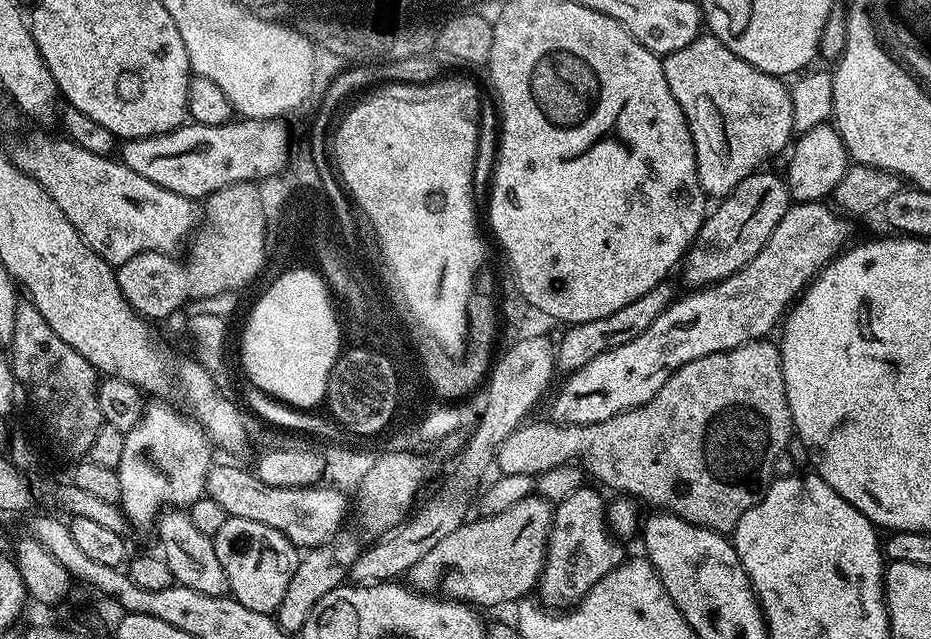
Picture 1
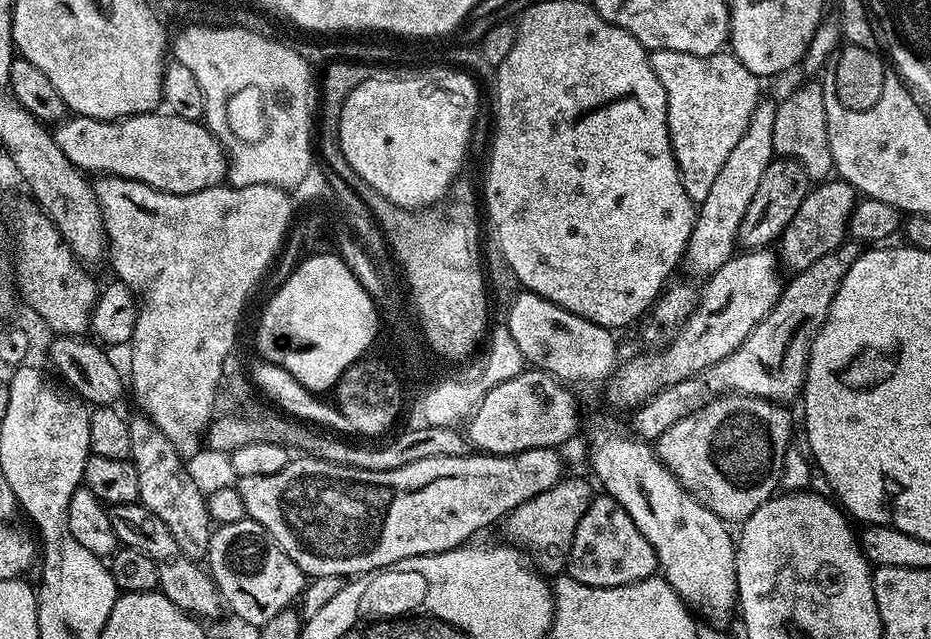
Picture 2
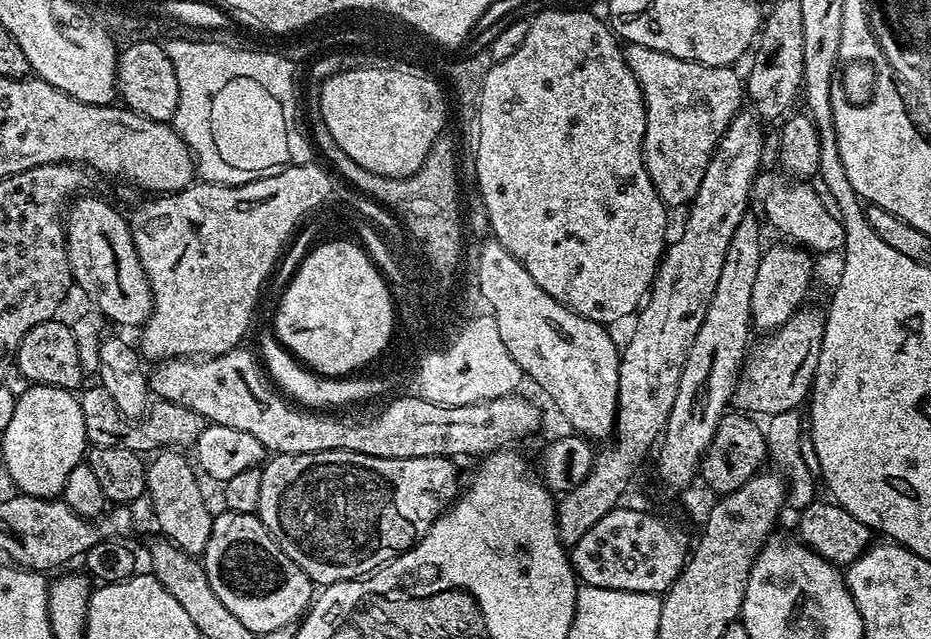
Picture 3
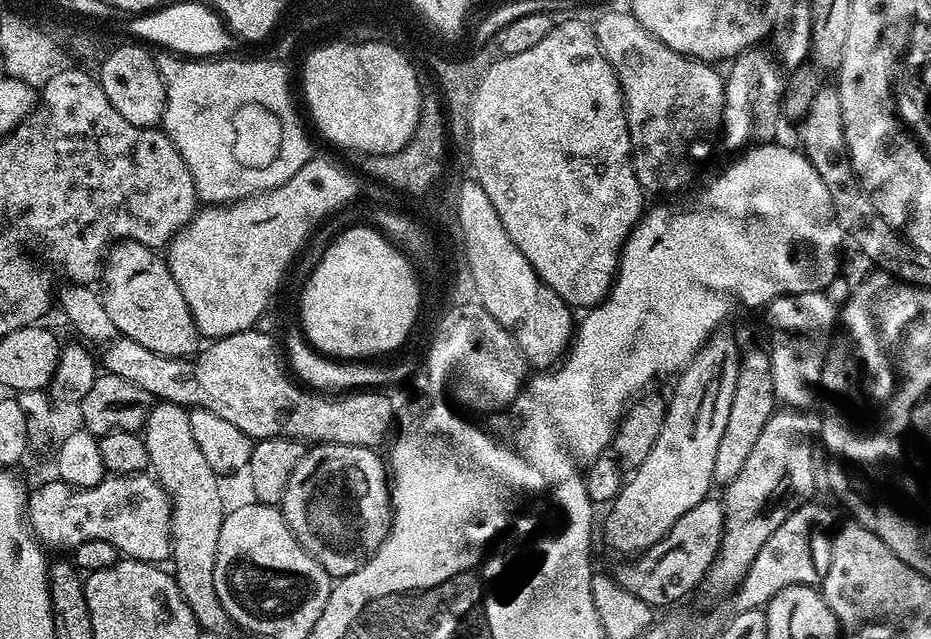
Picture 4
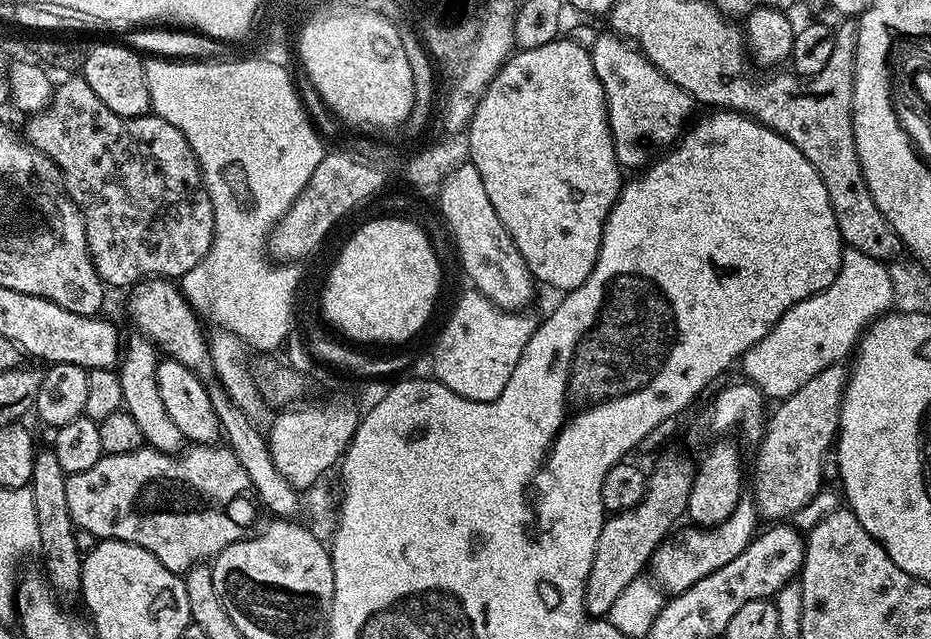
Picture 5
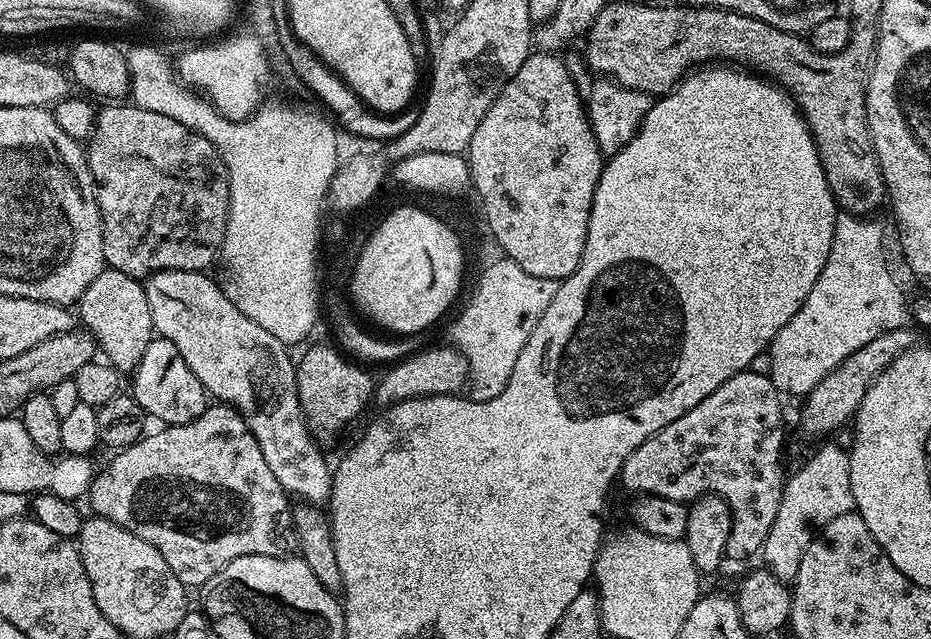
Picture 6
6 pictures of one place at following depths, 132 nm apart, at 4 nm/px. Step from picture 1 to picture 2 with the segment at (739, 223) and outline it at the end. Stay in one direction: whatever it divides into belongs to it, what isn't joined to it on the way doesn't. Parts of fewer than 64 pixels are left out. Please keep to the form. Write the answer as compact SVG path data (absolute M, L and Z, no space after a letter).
M773 158L770 166L766 166L766 174L762 174L762 182L758 182L758 190L742 217L742 224L738 226L736 234L737 245L744 250L768 248L772 243L779 241L787 224L794 218L803 199L810 189L810 172L798 161Z

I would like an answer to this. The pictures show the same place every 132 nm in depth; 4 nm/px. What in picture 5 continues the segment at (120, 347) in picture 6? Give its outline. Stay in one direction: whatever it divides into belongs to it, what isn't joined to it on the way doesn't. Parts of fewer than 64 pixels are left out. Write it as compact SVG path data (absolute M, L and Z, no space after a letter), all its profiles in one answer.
M132 334L129 340L127 337L118 365L124 399L122 408L130 414L130 418L134 418L134 422L138 422L147 447L156 448L159 452L176 454L185 447L186 441L182 430L178 430L177 424L170 419L170 414L166 414L166 406L163 405L162 398L158 395L157 363L158 349L152 341L139 334Z

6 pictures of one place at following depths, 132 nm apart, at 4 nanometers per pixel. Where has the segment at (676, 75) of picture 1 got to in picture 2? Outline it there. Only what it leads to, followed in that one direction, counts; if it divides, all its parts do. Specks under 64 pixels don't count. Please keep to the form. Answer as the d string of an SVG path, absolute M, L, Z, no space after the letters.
M652 50L648 61L658 82L662 82L662 90L666 90L668 133L682 186L686 194L698 202L706 198L714 177L722 170L722 162L726 162L738 138L746 134L750 114L754 114L754 106L762 99L761 77L746 70L740 59L728 50L709 56L678 50Z

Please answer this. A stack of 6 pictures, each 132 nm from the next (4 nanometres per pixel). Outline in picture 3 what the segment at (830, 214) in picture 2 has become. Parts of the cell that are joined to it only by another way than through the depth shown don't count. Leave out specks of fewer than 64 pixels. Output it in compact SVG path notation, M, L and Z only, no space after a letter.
M788 243L770 245L763 251L752 289L751 316L753 327L761 332L776 331L805 303L812 278L813 255L803 247Z

